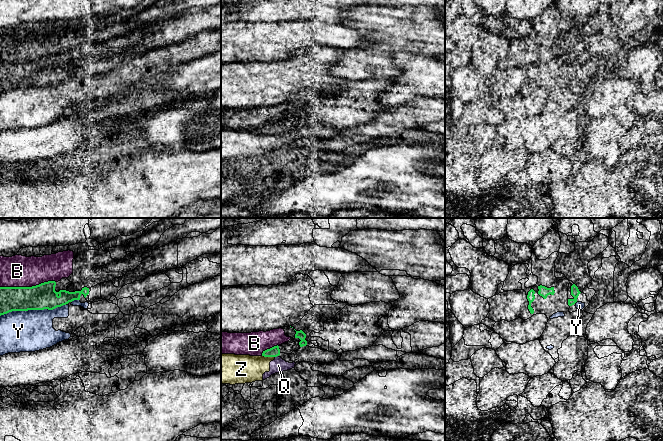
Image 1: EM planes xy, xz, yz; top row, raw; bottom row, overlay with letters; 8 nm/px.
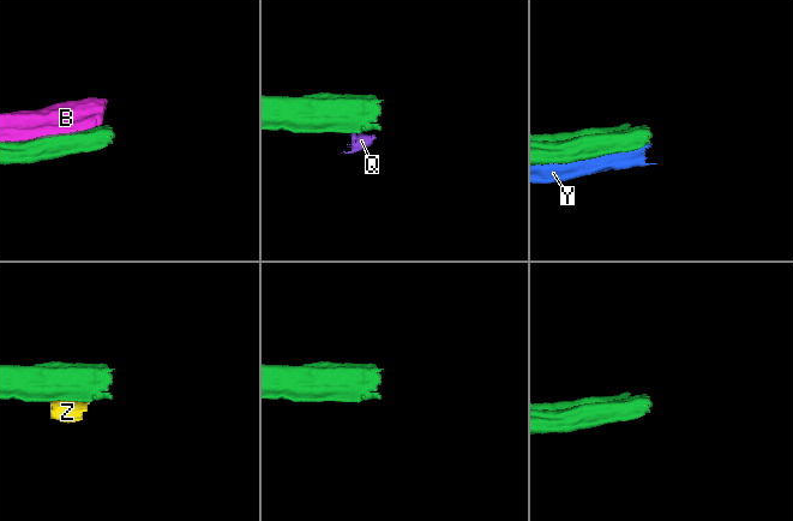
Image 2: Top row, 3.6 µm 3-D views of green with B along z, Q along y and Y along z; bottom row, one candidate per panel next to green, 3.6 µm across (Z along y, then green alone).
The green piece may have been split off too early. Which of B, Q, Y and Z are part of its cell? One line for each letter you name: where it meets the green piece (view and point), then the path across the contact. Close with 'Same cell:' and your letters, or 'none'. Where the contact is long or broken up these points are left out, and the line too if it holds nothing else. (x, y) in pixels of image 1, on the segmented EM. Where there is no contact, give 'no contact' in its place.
Same cell: none

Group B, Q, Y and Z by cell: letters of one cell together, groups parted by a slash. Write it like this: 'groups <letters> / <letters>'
groups B / Q Z / Y

